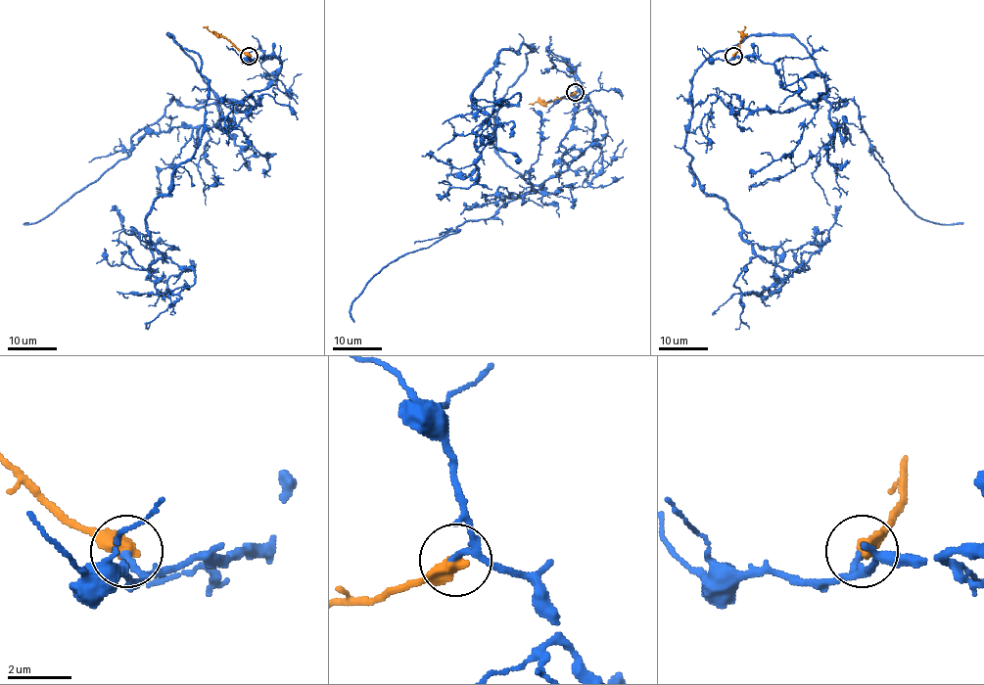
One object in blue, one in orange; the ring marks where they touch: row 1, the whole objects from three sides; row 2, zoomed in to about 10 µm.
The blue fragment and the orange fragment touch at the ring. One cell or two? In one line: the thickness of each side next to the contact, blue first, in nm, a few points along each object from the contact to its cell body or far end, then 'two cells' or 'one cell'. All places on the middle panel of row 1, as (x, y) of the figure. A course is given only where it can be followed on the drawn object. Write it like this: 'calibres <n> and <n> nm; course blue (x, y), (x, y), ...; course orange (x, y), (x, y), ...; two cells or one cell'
calibres 140 and 480 nm; course blue (575, 92), (607, 131), (531, 185), (493, 126), (534, 50), (500, 51), (472, 96), (477, 180), (438, 194); course orange (575, 92), (551, 102), (529, 104); one cell

